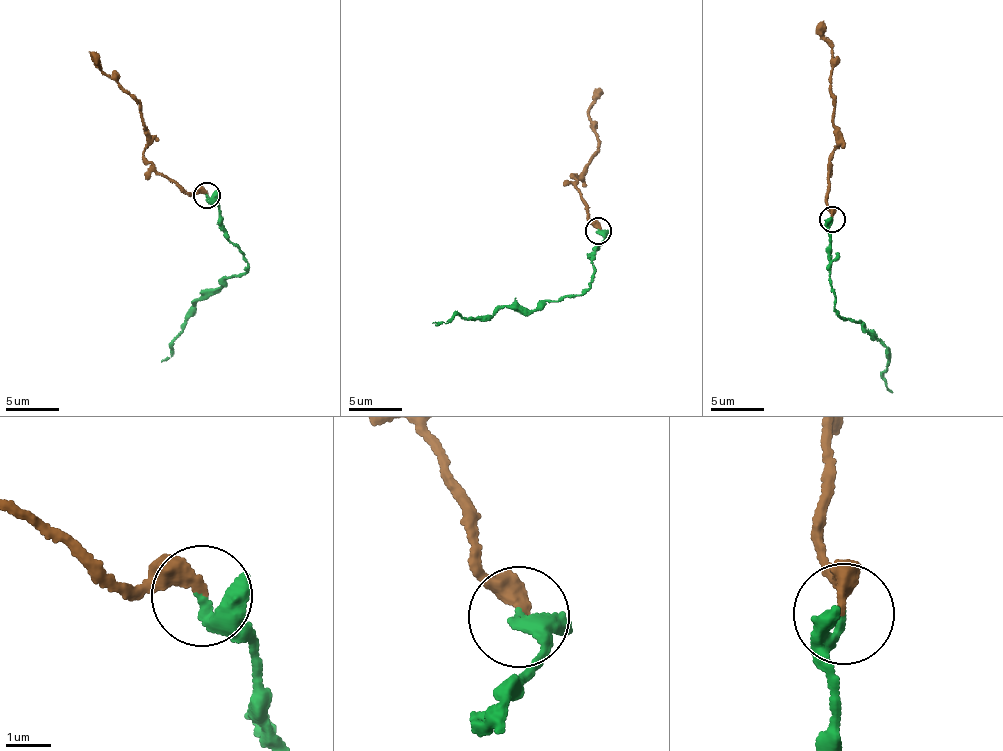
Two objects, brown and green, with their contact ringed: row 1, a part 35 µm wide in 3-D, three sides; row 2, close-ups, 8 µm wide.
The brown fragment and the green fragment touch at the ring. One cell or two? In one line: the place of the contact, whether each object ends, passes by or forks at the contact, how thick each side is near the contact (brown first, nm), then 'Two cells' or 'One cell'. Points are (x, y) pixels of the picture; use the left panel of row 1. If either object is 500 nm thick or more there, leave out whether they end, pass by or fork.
Place: (206, 195). At the ring brown ends. At the ring green ends. Thickness 360 nm (brown) against 280 nm. One cell

